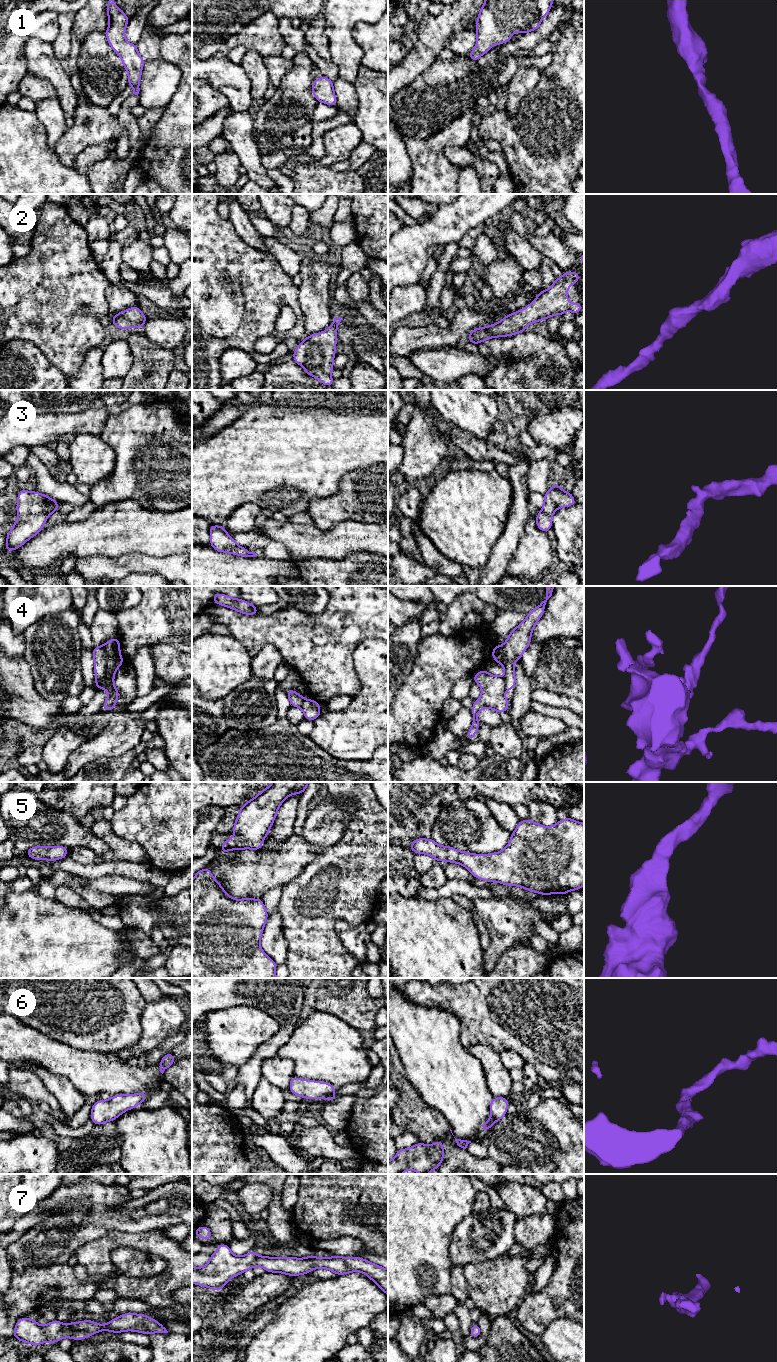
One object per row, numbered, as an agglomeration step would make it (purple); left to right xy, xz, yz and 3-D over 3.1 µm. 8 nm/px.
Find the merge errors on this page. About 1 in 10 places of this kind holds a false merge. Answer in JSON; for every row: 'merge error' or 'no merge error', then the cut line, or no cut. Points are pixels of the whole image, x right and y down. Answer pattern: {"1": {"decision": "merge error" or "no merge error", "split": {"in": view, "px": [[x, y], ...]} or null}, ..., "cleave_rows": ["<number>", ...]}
{"1": {"decision": "no merge error", "split": null}, "2": {"decision": "no merge error", "split": null}, "3": {"decision": "no merge error", "split": null}, "4": {"decision": "merge error", "split": {"in": "xy", "px": [[102, 646], [106, 654], [104, 678], [112, 682]]}}, "5": {"decision": "no merge error", "split": null}, "6": {"decision": "no merge error", "split": null}, "7": {"decision": "no merge error", "split": null}, "cleave_rows": ["4"]}

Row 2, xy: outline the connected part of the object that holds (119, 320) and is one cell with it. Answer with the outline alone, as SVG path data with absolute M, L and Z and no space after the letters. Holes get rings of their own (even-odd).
M138 306L130 307L116 315L112 316L112 325L119 329L130 329L134 326L141 330L148 318L140 311Z

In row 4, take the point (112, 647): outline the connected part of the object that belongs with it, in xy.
M118 637L108 640L103 645L107 654L106 673L104 679L113 682L115 671L124 663L120 653L120 642Z

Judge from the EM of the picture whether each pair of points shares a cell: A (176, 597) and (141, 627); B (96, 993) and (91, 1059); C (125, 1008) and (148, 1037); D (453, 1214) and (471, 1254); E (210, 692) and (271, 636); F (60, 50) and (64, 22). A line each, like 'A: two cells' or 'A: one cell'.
A: one cell
B: two cells
C: two cells
D: two cells
E: two cells
F: one cell

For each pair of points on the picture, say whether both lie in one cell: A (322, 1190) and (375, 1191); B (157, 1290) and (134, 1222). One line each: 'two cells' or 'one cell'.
A: one cell
B: two cells

